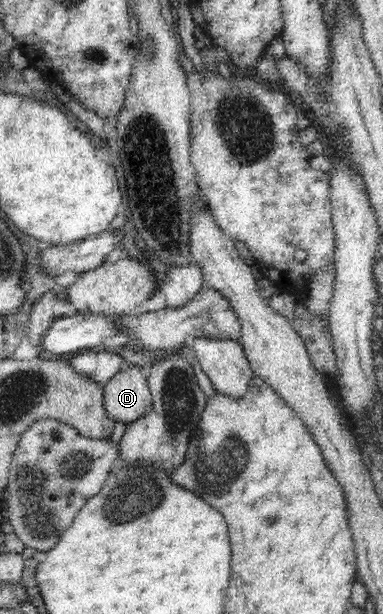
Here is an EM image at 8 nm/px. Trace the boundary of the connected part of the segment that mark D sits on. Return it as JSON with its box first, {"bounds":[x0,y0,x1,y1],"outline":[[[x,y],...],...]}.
{"bounds":[104,365,153,424],"outline":[[[129,365],[126,371],[118,372],[108,384],[104,384],[106,416],[117,423],[130,424],[147,415],[153,403],[146,373],[140,366]]]}

